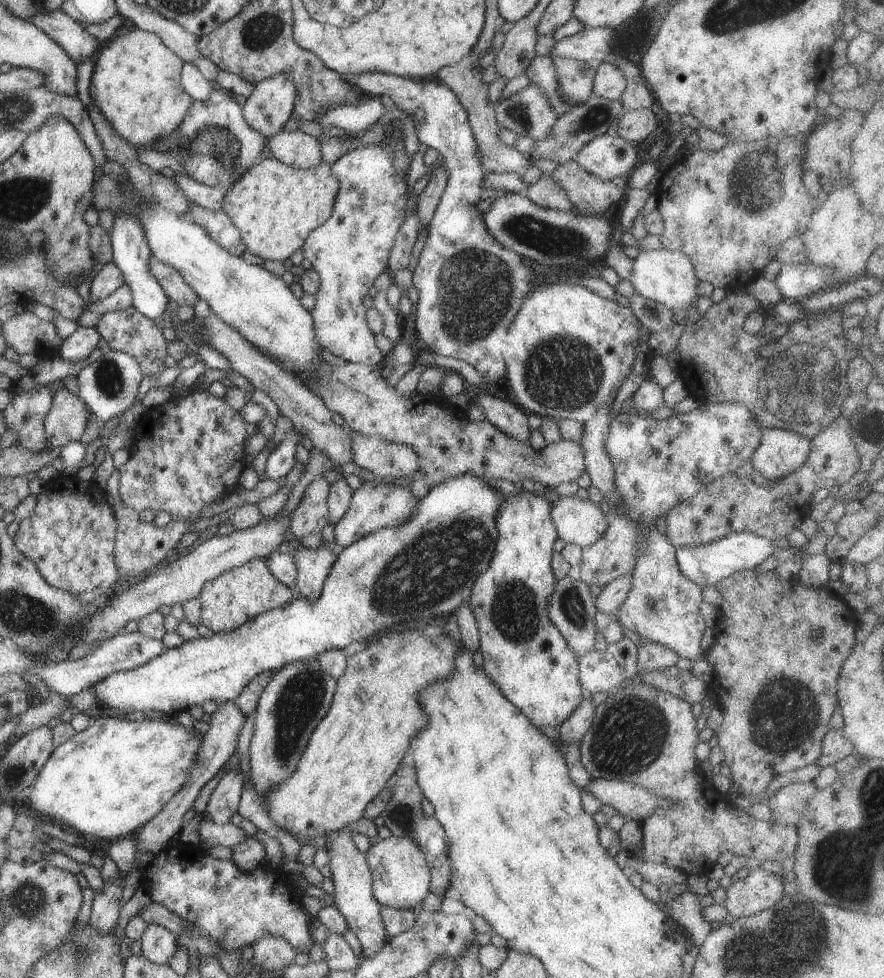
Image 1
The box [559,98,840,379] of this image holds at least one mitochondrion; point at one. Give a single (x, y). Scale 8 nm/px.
(763, 184)

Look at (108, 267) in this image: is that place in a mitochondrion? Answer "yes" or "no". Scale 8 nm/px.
no

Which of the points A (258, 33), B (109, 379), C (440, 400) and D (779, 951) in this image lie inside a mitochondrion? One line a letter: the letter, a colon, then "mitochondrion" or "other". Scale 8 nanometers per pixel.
A: mitochondrion
B: mitochondrion
C: other
D: mitochondrion

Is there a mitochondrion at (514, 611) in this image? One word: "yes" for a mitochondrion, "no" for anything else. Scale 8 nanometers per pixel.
yes

